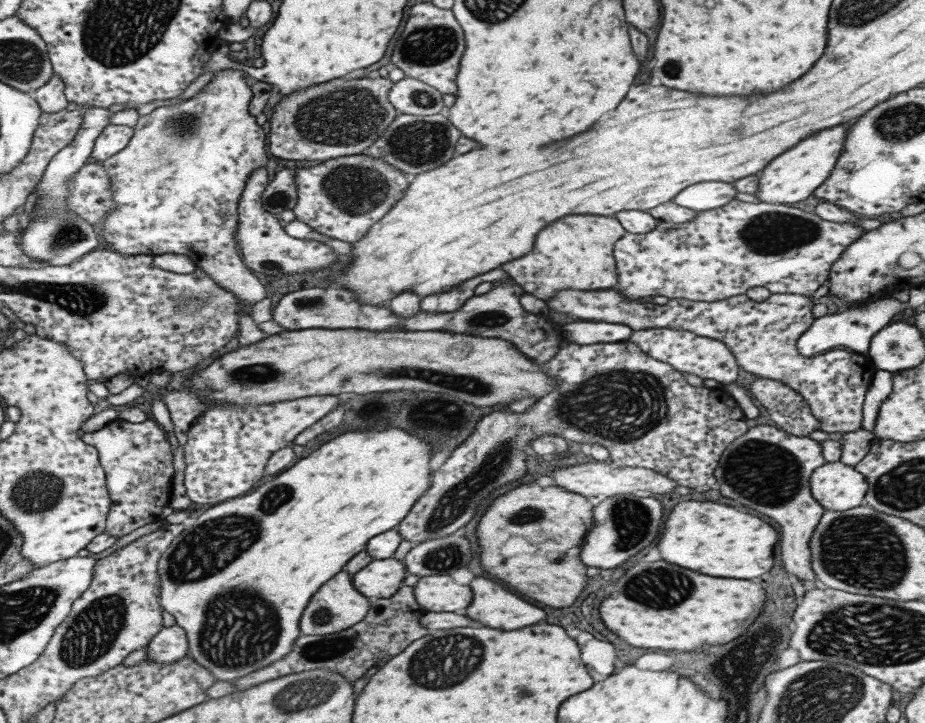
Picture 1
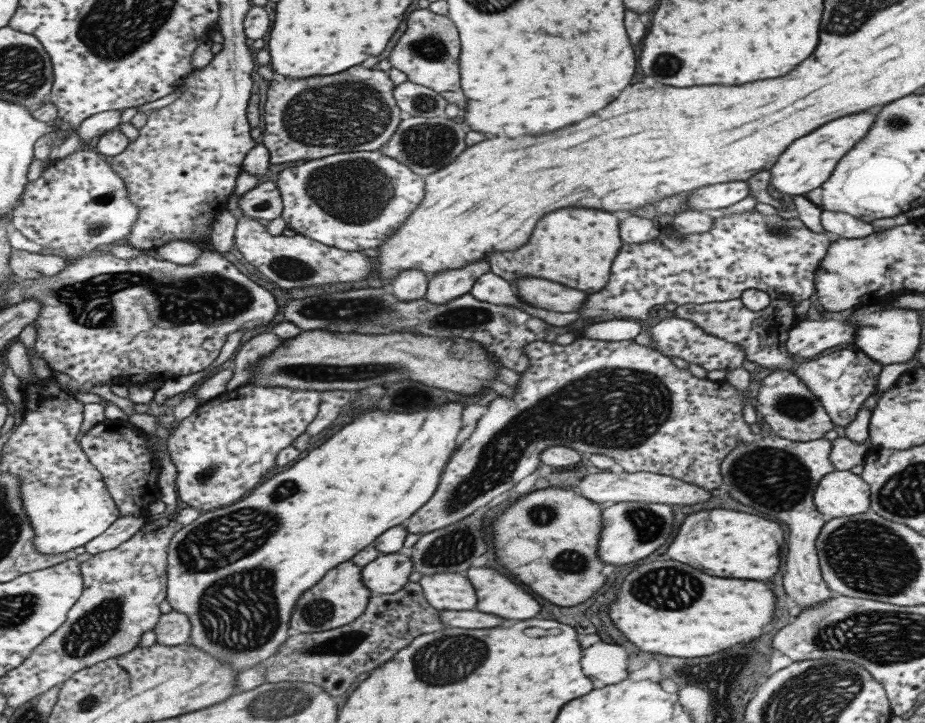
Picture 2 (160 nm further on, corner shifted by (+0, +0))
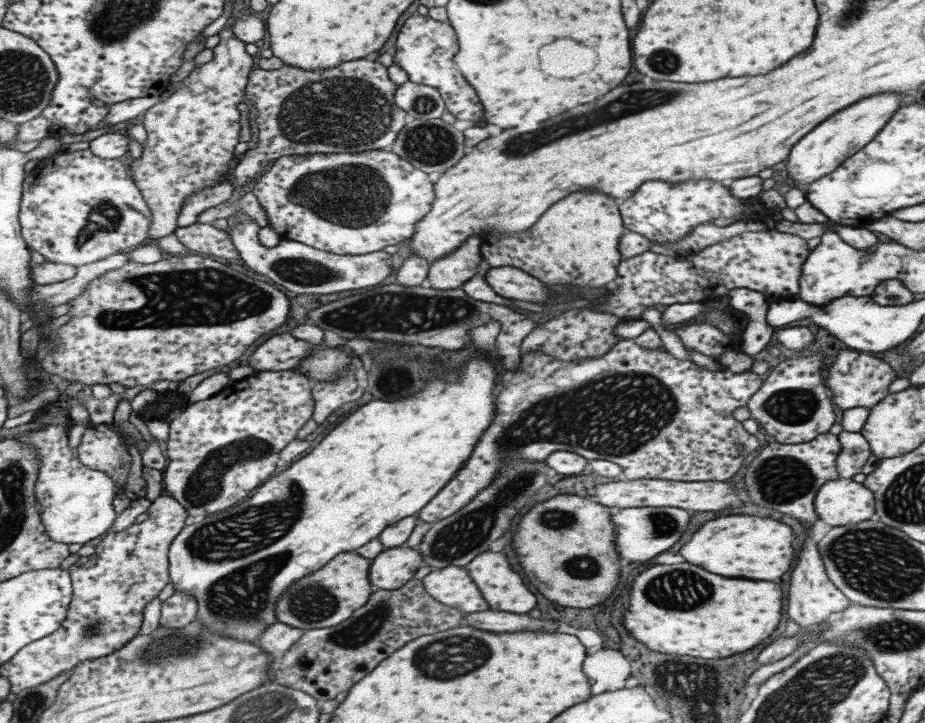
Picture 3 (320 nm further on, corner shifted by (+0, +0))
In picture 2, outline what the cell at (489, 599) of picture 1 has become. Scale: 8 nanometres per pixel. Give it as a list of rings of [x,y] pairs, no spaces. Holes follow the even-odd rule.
[[[487,566],[469,567],[465,574],[477,594],[475,608],[479,612],[489,612],[507,620],[527,620],[539,612],[539,604],[497,570]]]

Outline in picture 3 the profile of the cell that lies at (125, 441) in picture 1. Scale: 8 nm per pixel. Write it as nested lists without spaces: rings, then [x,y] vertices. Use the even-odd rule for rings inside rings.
[[[91,423],[83,429],[74,453],[81,464],[109,475],[122,492],[131,462],[127,446],[113,424]]]

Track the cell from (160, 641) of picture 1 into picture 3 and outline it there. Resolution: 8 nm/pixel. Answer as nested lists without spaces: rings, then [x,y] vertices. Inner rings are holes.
[[[173,592],[169,598],[160,603],[161,627],[183,628],[191,619],[195,618],[197,610],[196,600],[185,596],[185,592]]]

